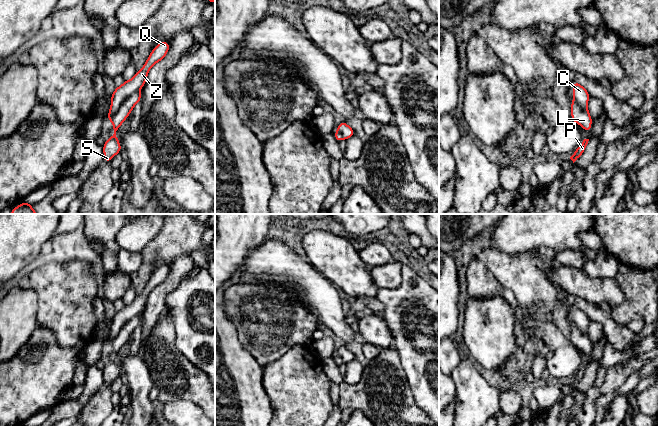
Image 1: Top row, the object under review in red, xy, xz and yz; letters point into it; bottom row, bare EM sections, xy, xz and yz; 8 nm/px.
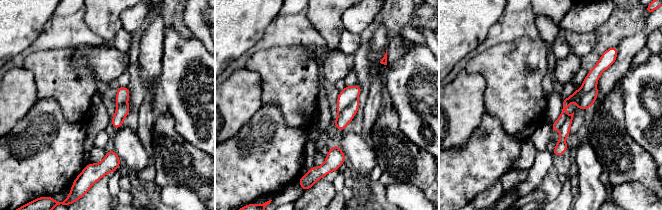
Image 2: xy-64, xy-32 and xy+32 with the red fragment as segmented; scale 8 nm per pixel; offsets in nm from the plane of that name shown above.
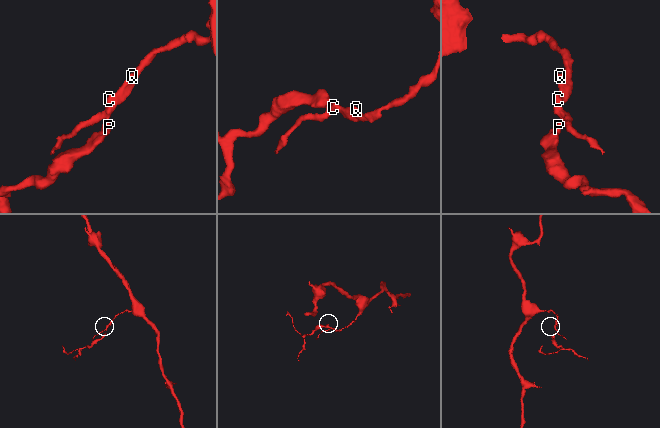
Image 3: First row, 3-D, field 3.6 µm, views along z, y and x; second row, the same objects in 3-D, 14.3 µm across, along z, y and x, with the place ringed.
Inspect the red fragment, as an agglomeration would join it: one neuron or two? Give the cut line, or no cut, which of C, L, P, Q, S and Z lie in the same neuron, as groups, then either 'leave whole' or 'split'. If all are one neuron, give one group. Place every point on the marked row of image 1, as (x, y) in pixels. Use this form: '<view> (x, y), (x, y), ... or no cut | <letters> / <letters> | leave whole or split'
xy (137, 89), (120, 105), (117, 112), (110, 119) | C Q Z / L P S | split

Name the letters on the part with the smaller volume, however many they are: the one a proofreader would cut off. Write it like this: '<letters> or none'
L, P, S

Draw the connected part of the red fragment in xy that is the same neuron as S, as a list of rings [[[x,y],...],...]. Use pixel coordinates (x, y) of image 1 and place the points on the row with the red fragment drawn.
[[[137,90],[135,93],[130,95],[119,107],[117,113],[111,119],[113,124],[114,134],[105,141],[103,146],[104,152],[104,162],[110,163],[113,156],[122,151],[119,140],[116,136],[116,131],[119,129],[120,125],[125,121],[125,119],[132,112],[135,104],[141,101],[142,95],[139,94]]]

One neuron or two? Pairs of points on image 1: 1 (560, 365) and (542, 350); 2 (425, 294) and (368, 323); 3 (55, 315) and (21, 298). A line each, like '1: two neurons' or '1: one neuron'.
1: two neurons
2: two neurons
3: two neurons

